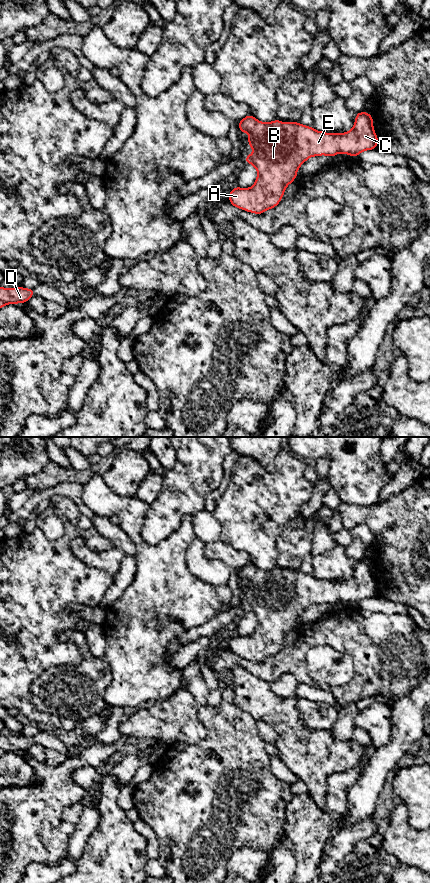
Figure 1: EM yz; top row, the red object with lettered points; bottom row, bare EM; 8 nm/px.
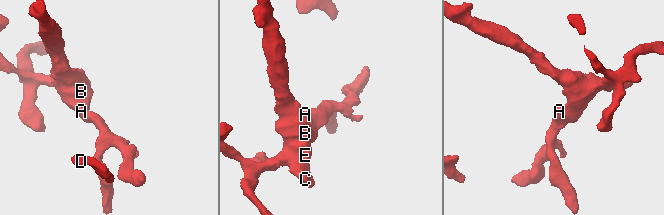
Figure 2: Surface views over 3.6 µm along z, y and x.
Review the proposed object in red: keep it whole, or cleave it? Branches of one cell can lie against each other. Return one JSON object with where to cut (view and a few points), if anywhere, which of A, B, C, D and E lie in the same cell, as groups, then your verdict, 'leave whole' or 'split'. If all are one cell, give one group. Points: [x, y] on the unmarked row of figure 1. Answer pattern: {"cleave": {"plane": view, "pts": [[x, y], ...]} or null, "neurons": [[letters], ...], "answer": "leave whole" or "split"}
{"cleave": null, "neurons": [["A", "B", "C", "D", "E"]], "answer": "leave whole"}

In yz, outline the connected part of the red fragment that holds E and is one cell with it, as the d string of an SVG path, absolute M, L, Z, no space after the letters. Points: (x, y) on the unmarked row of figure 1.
M358 560L354 575L346 581L329 582L299 570L260 570L251 562L238 570L239 580L249 582L248 591L253 597L251 603L245 604L245 610L256 616L258 624L251 636L233 636L228 649L258 663L280 651L286 635L310 605L334 605L339 601L357 605L378 592L368 560Z

